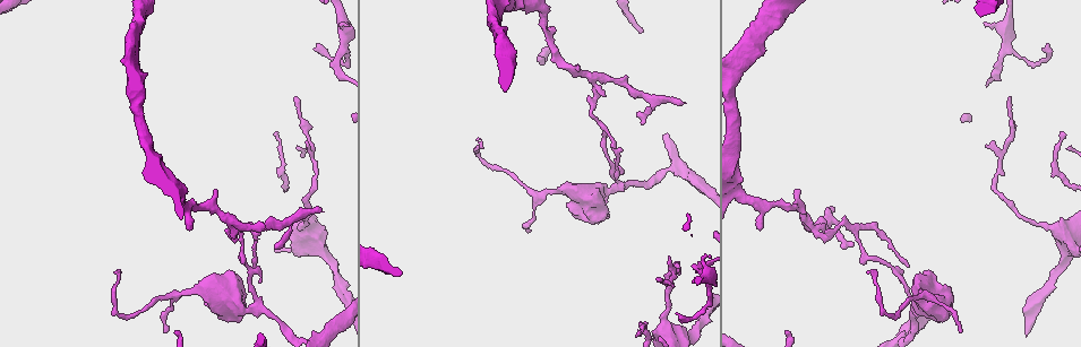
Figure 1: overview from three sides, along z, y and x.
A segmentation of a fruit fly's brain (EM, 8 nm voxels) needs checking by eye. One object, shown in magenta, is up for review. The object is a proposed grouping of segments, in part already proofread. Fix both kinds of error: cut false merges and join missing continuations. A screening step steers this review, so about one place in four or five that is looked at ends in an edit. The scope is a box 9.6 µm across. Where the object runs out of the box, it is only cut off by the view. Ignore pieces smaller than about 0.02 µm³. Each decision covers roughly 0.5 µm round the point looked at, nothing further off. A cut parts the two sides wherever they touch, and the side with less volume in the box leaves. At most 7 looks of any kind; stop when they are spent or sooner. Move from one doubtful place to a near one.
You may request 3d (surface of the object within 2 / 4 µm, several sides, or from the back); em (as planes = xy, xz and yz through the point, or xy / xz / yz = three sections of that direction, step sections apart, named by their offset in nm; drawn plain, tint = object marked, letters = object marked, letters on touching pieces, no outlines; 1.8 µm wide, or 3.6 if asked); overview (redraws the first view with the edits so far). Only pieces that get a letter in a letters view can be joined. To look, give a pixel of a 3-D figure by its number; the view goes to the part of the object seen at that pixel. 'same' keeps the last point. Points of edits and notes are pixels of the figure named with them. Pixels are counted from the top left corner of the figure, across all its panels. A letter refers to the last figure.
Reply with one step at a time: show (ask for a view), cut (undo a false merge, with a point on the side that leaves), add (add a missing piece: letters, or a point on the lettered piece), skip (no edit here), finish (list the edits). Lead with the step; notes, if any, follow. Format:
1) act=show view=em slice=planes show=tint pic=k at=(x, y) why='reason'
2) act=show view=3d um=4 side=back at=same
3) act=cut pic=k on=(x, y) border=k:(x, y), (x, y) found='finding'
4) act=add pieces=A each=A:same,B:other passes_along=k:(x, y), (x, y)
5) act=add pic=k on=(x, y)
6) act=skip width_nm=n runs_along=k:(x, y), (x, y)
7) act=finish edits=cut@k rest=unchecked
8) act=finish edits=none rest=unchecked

act=show view=em slice=planes show=plain pic=1 at=(598, 89) why='three arms meet'

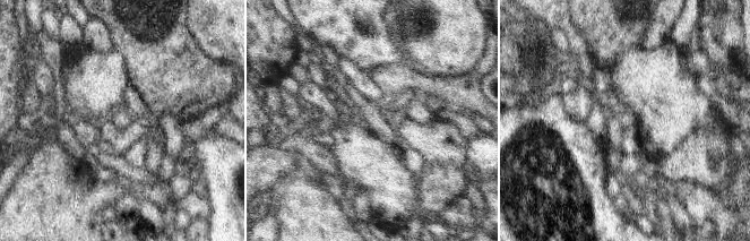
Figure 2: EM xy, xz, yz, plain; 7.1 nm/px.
act=show view=em slice=planes show=tint at=same

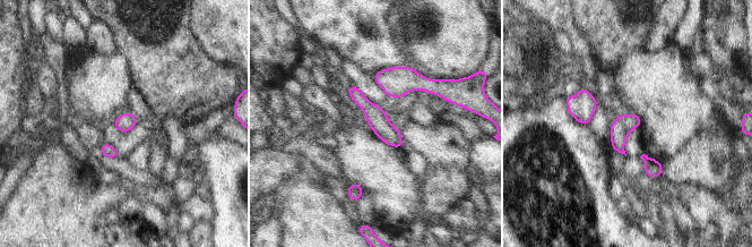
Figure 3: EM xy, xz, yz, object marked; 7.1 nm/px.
act=show view=em slice=planes show=letters at=same why='what lies round it'

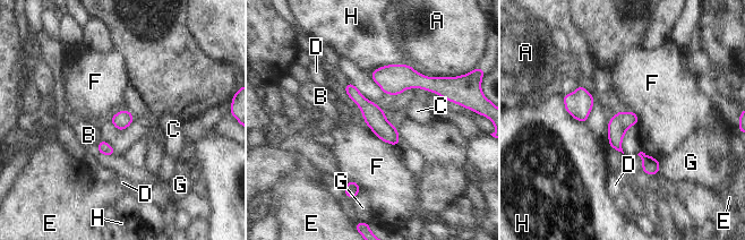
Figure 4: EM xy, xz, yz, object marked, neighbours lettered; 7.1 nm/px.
act=skip each=A:other,B:other,C:other,D:other,E:other,F:other,G:other,H:other runs_along=4:(349, 86), (396, 142) found='continuous, no second cell'

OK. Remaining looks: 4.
act=show view=3d um=4 side=back pic=1 at=(543, 9) why='abrupt turn'

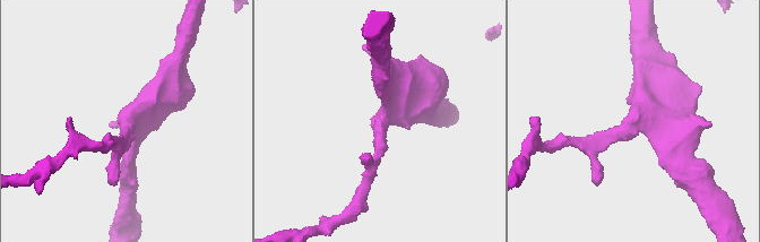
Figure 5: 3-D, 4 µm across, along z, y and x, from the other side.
act=show view=em slice=planes show=letters pic=5 at=(127, 123) arms=3 arm_widths_nm=180,200,360

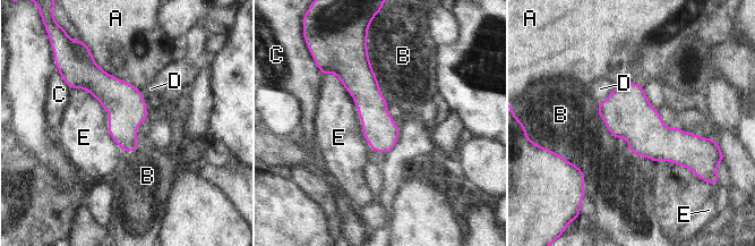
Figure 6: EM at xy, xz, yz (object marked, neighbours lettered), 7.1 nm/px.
act=skip width_nm=240 each=A:other,B:other,C:other,D:other,E:other runs_along=6:(363, 57), (363, 87), (386, 150) found='all the same cell'

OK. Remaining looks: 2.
act=show view=em slice=planes show=tint pic=1 at=(689, 173) why='side arm on a straight run'

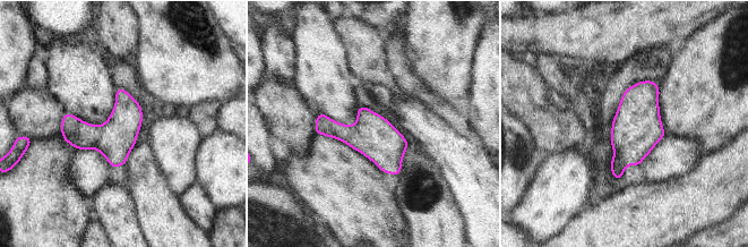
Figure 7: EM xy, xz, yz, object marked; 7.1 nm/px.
act=show view=em slice=planes show=letters at=same why='see the neighbours'

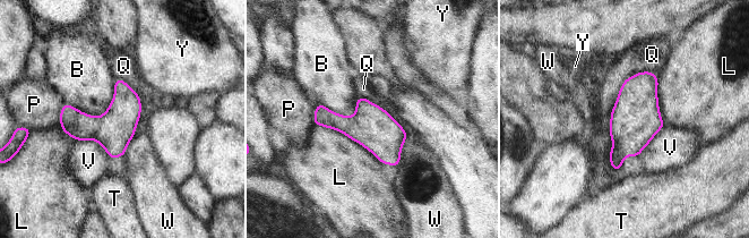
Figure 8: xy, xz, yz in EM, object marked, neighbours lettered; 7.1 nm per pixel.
act=skip width_nm=280 each=B:other,L:other,P:other,Q:other,T:other,V:other,W:other,Y:other border=8:(114, 78), (98, 116), (65, 102) found='continuous, no second cell'

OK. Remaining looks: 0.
act=finish edits=none rest=unchecked

